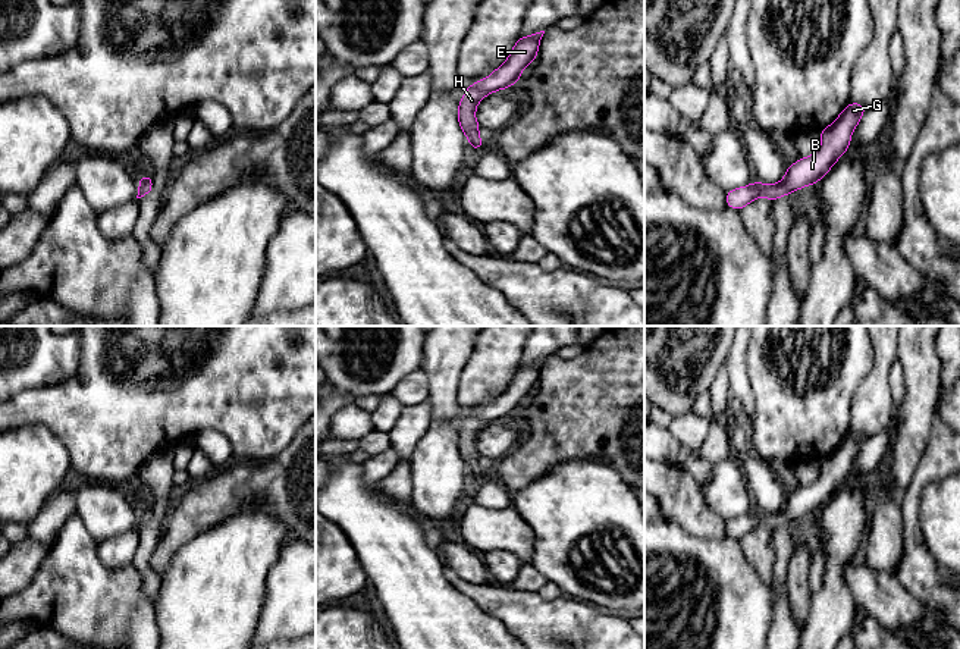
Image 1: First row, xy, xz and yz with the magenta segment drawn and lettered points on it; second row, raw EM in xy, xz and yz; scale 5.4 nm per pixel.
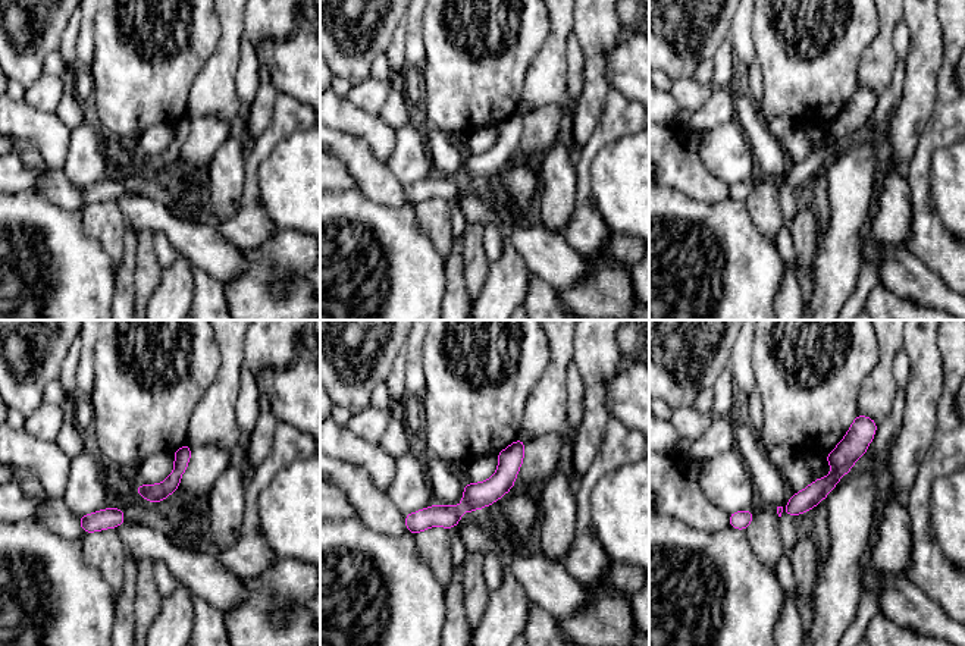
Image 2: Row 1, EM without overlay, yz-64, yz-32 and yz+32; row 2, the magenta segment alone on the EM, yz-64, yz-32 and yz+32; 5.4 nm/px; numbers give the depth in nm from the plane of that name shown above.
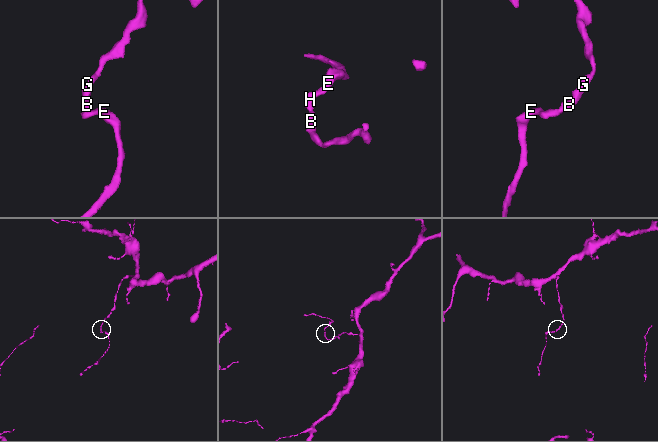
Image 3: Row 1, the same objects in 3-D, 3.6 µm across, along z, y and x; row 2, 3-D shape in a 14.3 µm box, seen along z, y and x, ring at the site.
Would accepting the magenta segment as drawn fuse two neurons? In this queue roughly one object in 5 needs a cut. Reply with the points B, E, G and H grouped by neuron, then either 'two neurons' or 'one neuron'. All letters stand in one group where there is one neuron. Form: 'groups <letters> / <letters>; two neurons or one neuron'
groups B E G H; one neuron

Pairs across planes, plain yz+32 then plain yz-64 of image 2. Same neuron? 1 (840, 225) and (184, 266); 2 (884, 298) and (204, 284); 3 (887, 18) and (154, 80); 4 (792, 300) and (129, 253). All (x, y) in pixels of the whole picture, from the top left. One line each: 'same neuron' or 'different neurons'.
1: same neuron
2: same neuron
3: different neurons
4: same neuron

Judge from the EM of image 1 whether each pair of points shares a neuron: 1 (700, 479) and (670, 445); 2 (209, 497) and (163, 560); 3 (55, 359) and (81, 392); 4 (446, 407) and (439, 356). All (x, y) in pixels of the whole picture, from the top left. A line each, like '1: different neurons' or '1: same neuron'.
1: same neuron
2: same neuron
3: different neurons
4: same neuron

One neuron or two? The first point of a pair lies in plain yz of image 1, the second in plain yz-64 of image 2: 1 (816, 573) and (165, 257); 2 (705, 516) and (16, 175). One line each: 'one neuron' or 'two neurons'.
1: one neuron
2: two neurons

